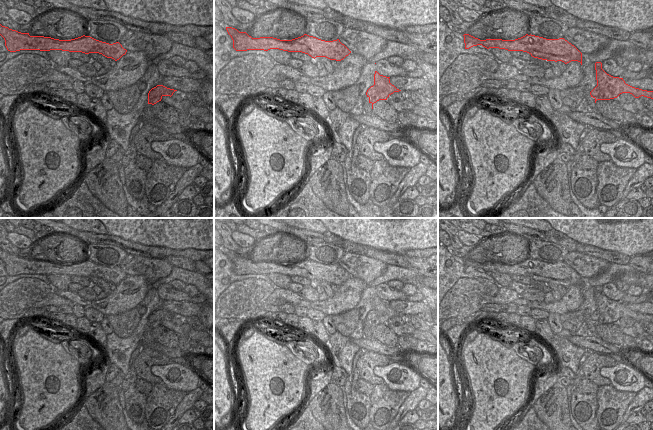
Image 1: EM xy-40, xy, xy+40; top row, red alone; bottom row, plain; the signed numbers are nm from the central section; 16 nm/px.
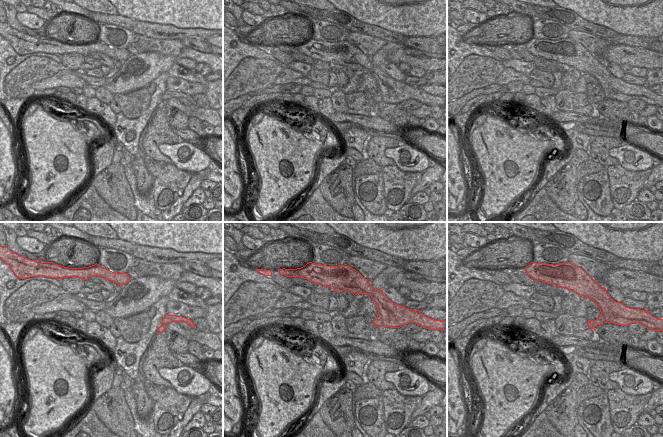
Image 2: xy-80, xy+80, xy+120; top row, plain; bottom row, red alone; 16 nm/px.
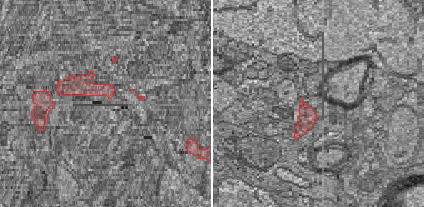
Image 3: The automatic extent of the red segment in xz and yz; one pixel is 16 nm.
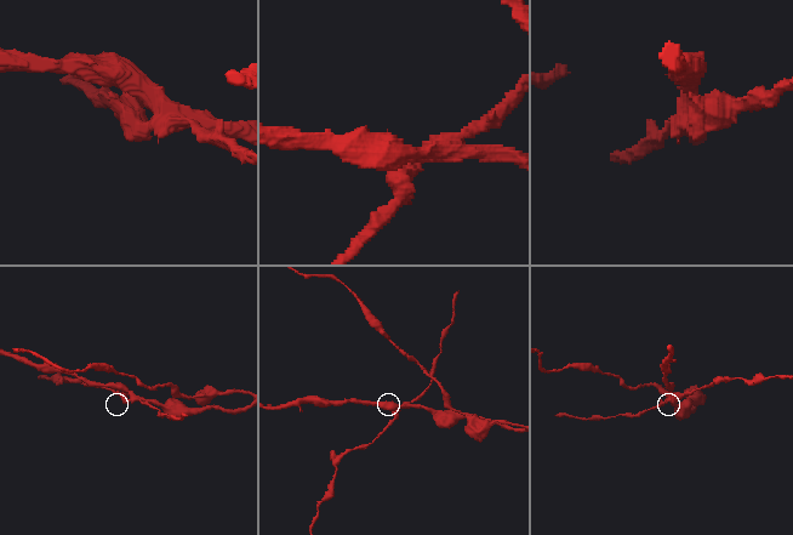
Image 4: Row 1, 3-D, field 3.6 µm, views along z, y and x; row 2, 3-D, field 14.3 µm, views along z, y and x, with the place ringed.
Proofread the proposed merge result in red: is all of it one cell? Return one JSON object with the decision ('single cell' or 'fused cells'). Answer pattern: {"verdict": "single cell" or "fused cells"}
{"verdict": "fused cells"}

